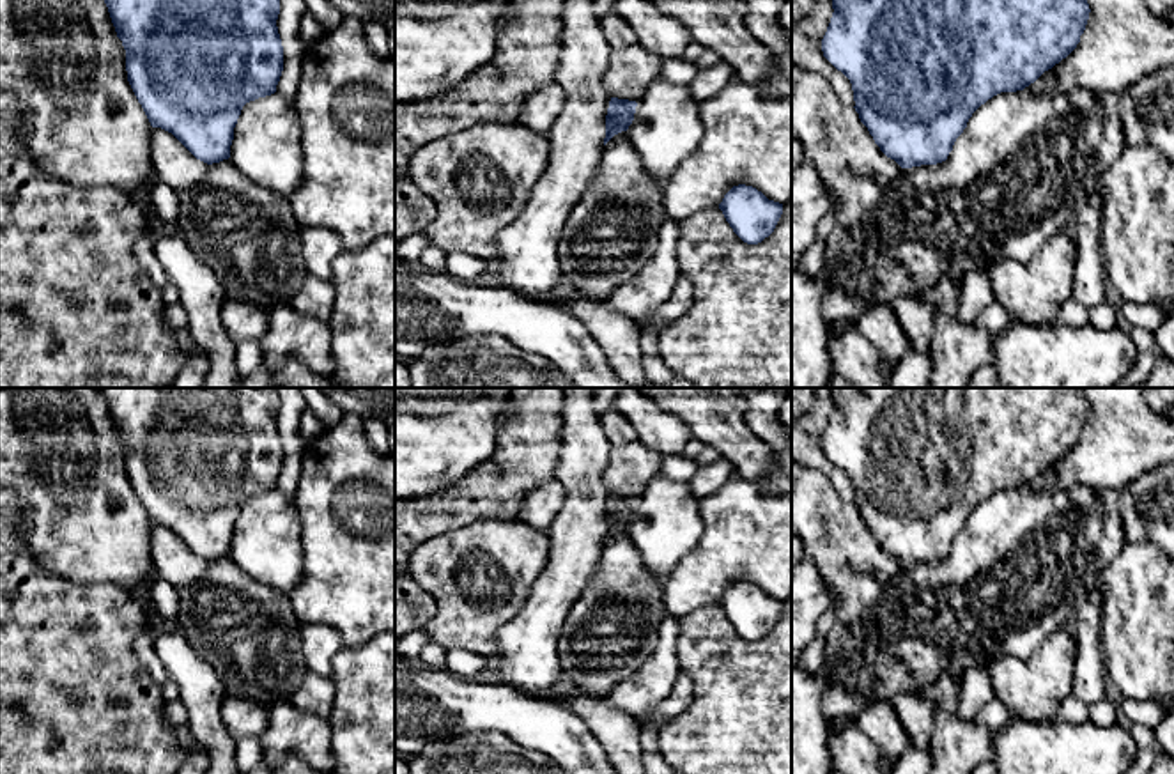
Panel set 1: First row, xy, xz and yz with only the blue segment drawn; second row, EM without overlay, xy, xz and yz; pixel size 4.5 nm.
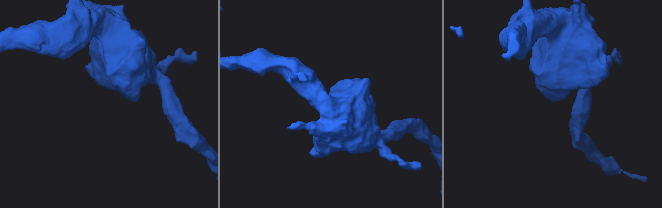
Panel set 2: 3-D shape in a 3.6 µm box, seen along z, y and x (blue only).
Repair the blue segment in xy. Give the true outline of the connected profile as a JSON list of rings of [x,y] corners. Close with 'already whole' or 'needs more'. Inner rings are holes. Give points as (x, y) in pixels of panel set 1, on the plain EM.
[[[99,388],[117,434],[126,446],[127,478],[142,501],[152,524],[161,524],[172,530],[197,556],[212,561],[230,554],[234,524],[246,499],[266,494],[276,489],[283,468],[283,443],[278,430],[276,416],[280,411],[278,388]]]; already whole

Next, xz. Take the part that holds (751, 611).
[[[733,583],[719,600],[733,629],[747,641],[758,641],[769,634],[781,611],[783,600],[769,597],[753,583]]]; already whole

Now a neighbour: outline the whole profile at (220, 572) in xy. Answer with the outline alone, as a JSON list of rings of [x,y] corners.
[[[230,554],[209,561],[205,579],[181,592],[175,622],[189,645],[212,666],[227,694],[266,707],[290,701],[308,671],[301,622],[290,599],[251,579]]]

